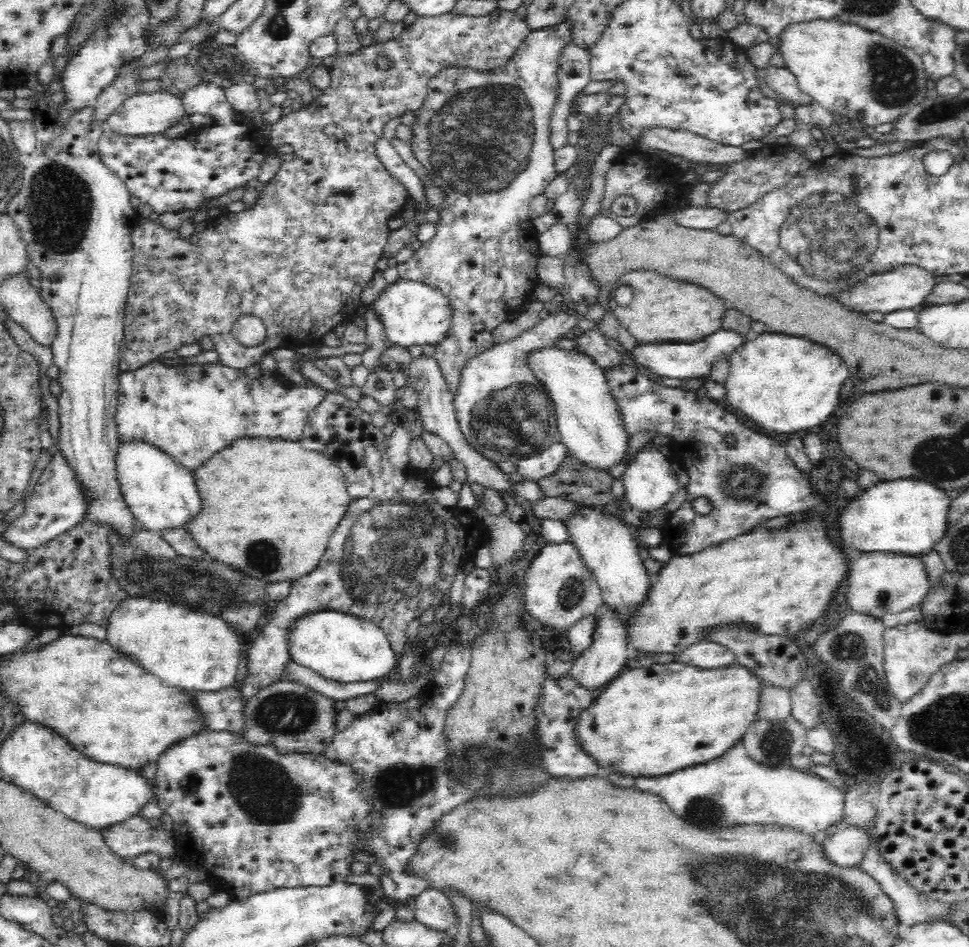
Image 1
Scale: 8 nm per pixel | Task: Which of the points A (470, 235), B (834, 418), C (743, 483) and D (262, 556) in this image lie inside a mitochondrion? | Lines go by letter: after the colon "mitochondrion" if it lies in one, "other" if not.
A: other
B: other
C: mitochondrion
D: mitochondrion

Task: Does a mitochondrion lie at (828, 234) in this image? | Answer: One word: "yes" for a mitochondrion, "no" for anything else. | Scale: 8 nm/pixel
yes

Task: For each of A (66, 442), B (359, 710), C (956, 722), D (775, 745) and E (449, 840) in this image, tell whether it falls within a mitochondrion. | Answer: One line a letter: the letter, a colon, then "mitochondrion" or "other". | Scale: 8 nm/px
A: other
B: other
C: mitochondrion
D: mitochondrion
E: mitochondrion

